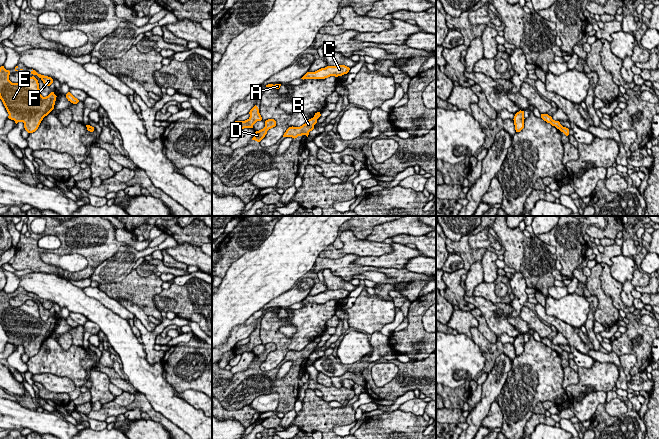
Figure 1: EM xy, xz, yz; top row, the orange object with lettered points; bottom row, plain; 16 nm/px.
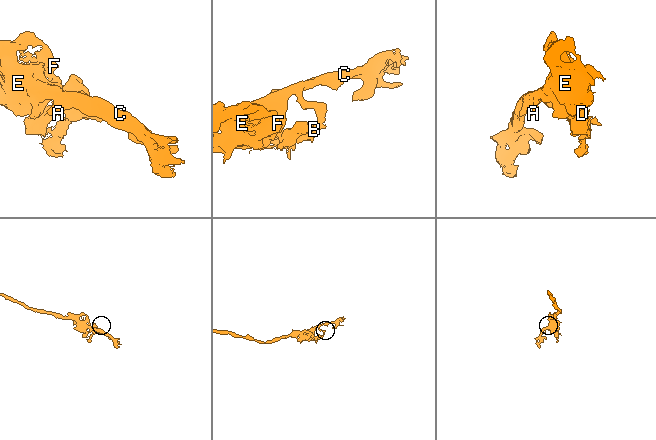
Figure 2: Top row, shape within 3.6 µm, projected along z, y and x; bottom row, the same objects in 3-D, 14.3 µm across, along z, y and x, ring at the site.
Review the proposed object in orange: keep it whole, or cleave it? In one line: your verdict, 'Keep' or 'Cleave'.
Cleave

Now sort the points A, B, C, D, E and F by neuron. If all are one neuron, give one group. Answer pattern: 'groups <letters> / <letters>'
groups A C E F / B D

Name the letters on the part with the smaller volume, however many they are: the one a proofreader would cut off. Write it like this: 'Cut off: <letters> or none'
Cut off: B, D

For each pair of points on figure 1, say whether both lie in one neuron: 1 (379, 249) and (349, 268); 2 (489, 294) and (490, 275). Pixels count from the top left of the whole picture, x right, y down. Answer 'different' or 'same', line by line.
1: different
2: different

